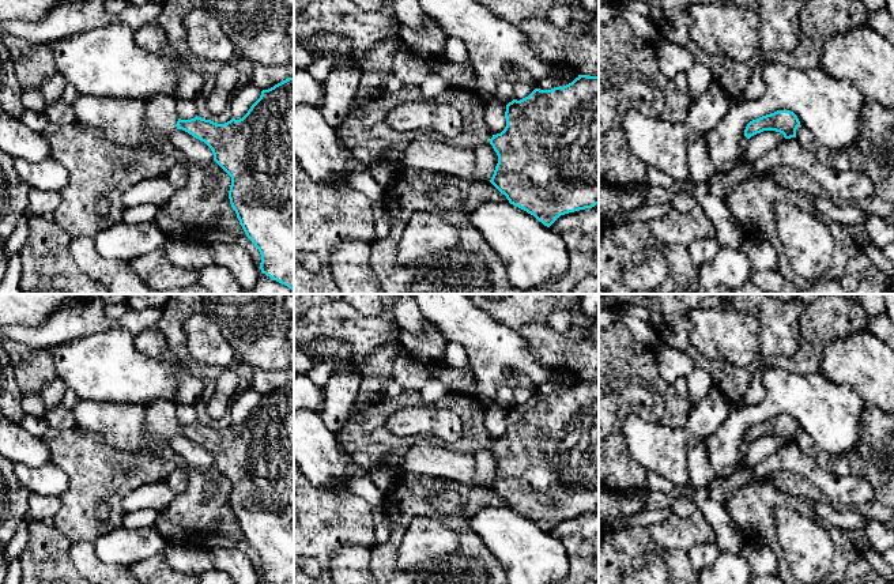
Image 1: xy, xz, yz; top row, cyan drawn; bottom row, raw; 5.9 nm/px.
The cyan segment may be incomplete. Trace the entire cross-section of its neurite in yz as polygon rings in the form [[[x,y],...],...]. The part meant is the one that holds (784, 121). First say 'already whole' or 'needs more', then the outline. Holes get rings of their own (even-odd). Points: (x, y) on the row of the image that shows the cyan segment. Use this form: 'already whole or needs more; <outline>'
needs more; [[[777,110],[762,116],[747,124],[744,135],[740,137],[740,154],[744,152],[747,140],[763,131],[776,131],[784,135],[785,139],[796,137],[796,129],[800,125],[797,116],[791,110]]]

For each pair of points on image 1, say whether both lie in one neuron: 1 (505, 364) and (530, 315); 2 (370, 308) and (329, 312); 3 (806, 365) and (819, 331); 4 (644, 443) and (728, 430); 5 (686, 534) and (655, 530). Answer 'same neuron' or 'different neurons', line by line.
1: different neurons
2: different neurons
3: same neuron
4: different neurons
5: same neuron

